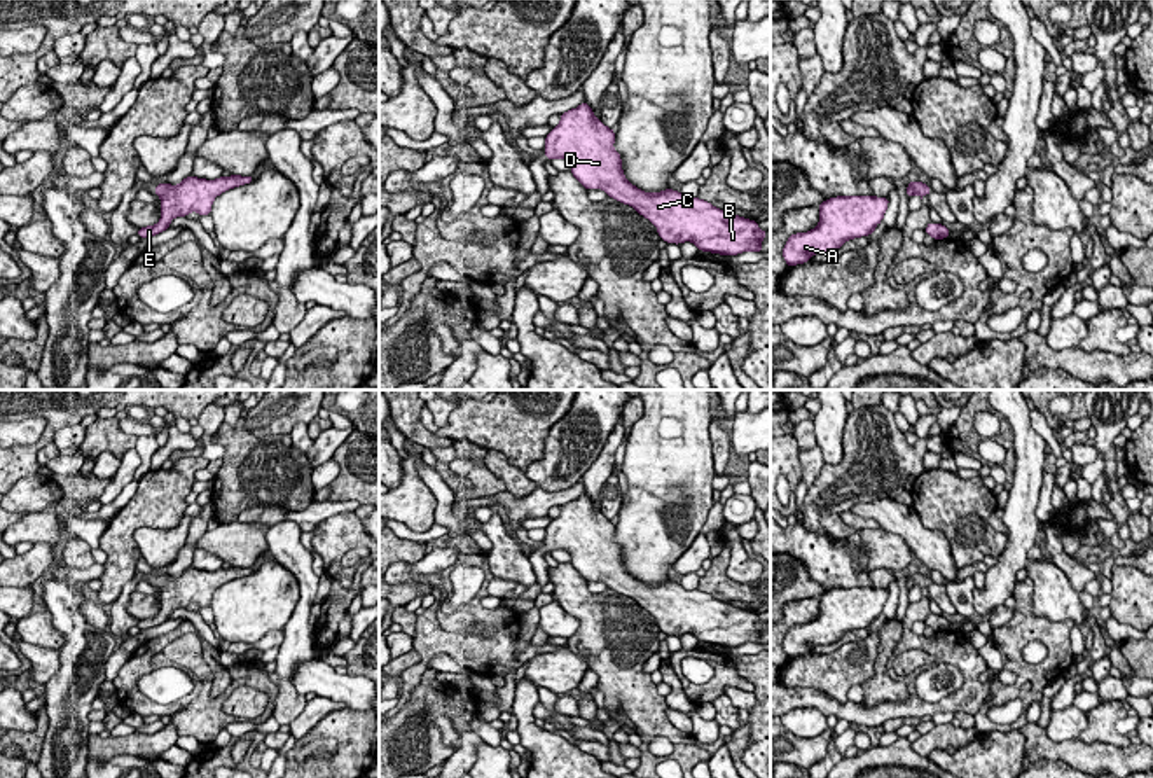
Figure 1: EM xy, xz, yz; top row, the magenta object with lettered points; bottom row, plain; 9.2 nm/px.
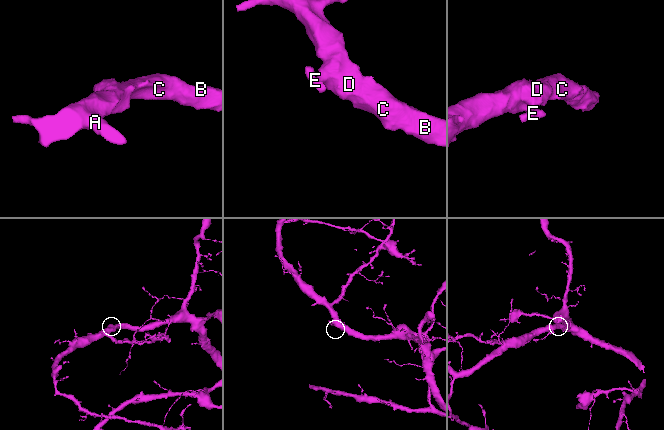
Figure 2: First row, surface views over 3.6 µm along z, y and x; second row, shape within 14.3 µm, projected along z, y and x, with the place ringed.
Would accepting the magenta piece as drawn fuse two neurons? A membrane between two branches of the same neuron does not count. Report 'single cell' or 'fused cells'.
single cell

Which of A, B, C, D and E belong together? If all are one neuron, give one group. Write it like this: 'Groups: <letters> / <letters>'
Groups: A B C D E

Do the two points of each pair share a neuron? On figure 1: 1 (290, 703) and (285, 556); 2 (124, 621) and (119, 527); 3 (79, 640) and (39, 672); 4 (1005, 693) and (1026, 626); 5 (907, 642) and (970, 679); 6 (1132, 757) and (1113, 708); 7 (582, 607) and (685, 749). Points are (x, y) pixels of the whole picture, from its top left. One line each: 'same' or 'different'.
1: same
2: different
3: different
4: same
5: same
6: different
7: same

